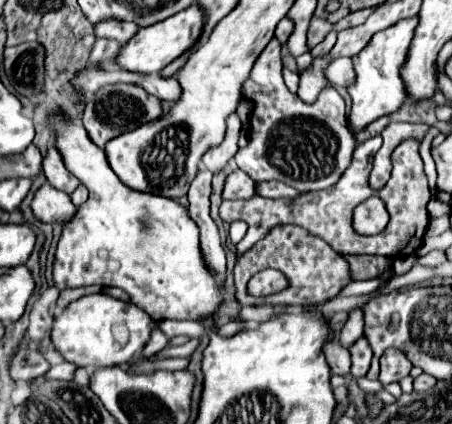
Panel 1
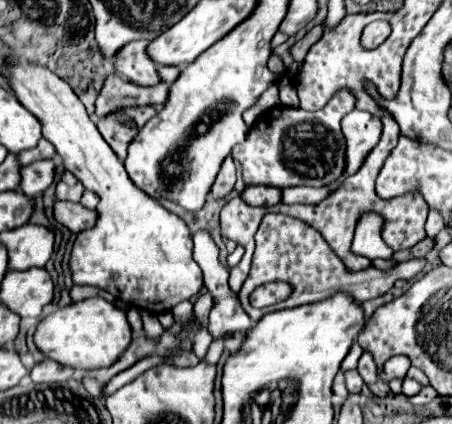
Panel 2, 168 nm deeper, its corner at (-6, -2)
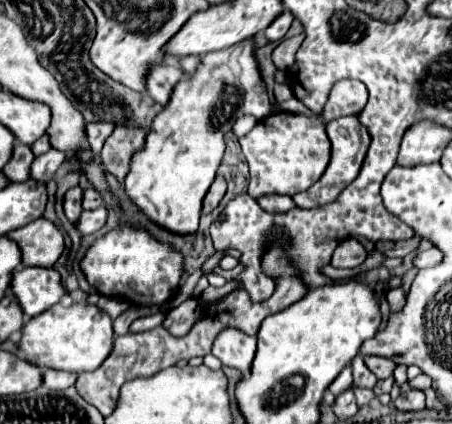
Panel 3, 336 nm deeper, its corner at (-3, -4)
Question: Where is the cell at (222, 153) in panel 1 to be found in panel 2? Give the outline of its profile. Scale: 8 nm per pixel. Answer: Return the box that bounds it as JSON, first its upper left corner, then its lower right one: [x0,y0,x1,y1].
[212,156,236,200]

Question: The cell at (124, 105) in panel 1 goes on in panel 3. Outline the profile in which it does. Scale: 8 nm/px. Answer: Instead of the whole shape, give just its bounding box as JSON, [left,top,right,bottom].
[101,126,145,182]

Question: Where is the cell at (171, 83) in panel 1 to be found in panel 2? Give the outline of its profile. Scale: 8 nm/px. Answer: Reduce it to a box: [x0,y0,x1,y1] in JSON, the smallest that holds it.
[96,76,168,118]

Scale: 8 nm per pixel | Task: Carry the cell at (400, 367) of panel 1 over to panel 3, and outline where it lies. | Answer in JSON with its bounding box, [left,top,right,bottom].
[365,356,397,380]

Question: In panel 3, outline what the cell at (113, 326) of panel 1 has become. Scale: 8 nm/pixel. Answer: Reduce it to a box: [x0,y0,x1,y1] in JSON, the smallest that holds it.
[19,302,113,372]

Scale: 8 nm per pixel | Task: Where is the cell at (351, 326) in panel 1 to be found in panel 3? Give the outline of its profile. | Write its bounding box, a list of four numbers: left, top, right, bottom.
[329,366,353,396]

